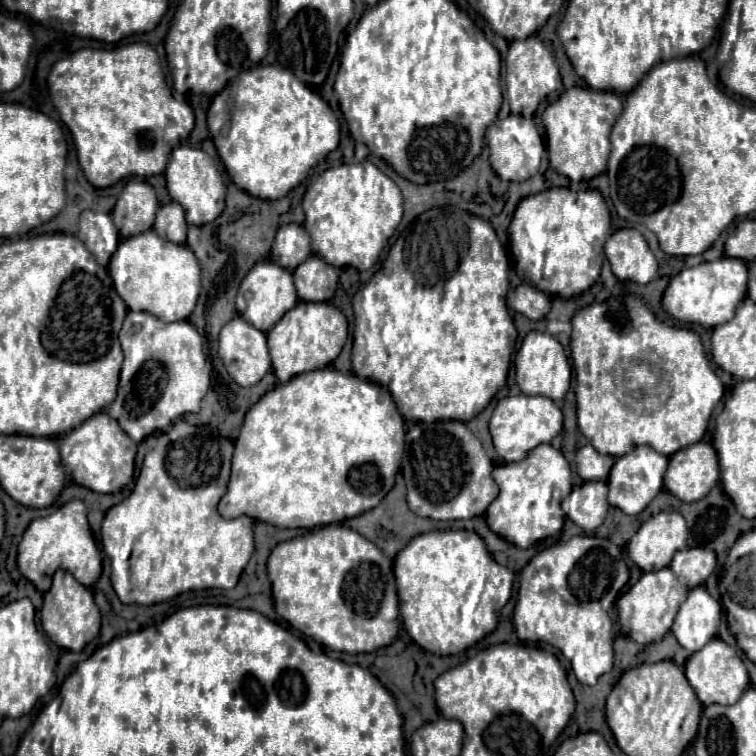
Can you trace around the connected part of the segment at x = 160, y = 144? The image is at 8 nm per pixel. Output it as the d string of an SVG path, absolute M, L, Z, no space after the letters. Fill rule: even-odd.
M144 42L106 50L82 48L52 66L48 74L48 88L52 104L60 112L60 120L72 130L72 138L78 150L78 164L88 182L96 188L108 188L124 176L162 174L166 170L172 148L182 144L194 128L194 112L187 98L176 94L166 84L156 50Z

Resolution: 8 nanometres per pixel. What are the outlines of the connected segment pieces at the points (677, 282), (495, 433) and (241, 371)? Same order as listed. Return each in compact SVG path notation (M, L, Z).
M723 256L714 262L704 262L678 272L670 280L662 296L662 308L680 322L714 328L734 318L736 306L746 296L746 280L748 280L748 268L744 260Z
M506 396L498 402L492 420L490 420L490 434L494 440L496 452L506 462L524 460L538 444L546 444L562 432L562 410L544 396Z
M240 316L230 320L219 334L218 354L228 374L240 386L254 386L272 368L266 334L246 324Z

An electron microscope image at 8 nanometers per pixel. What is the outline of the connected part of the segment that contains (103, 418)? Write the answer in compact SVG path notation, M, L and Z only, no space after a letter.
M98 412L62 438L60 457L68 481L100 494L114 494L134 476L136 444L130 440L130 436L126 436L126 432L122 432L114 418L110 418L106 412Z

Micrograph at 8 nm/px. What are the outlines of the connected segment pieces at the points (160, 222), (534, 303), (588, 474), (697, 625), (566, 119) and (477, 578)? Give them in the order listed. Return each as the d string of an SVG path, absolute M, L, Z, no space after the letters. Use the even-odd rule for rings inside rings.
M164 204L160 206L158 214L156 214L156 222L154 222L154 232L164 238L170 240L174 244L182 244L186 241L186 220L185 213L182 212L180 204Z
M520 284L514 290L510 306L530 320L542 320L550 310L550 296L530 284Z
M586 444L576 452L578 476L582 480L608 480L608 474L610 474L614 460L616 458L598 454L590 444Z
M704 586L692 588L686 602L682 604L672 634L688 652L696 652L718 632L722 606L708 594Z
M570 88L544 110L549 165L574 182L590 180L606 170L610 154L610 128L620 116L624 102L614 92L598 92L592 88Z
M442 530L410 540L394 560L400 616L412 640L436 656L470 648L495 630L498 612L510 600L514 574L498 566L476 532Z

